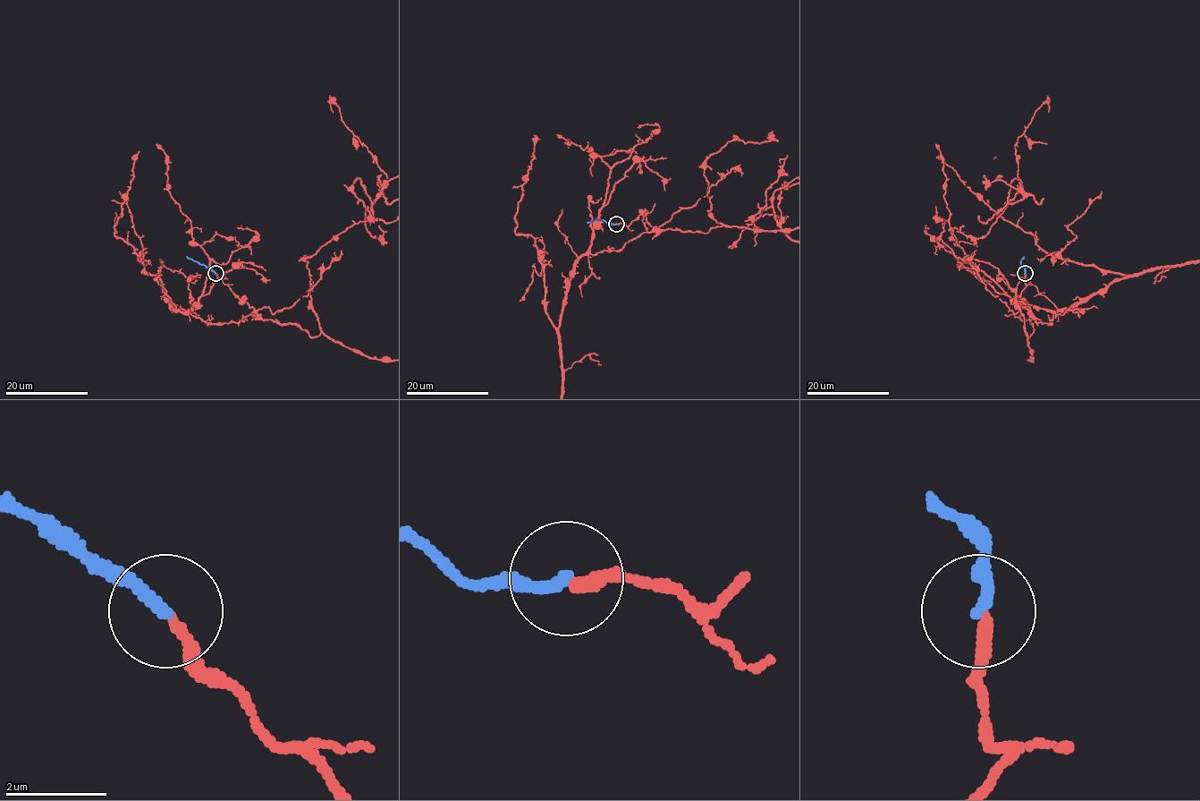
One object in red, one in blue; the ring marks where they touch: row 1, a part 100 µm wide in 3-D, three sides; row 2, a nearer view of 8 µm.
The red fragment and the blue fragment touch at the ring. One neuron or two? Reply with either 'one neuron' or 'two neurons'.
two neurons

